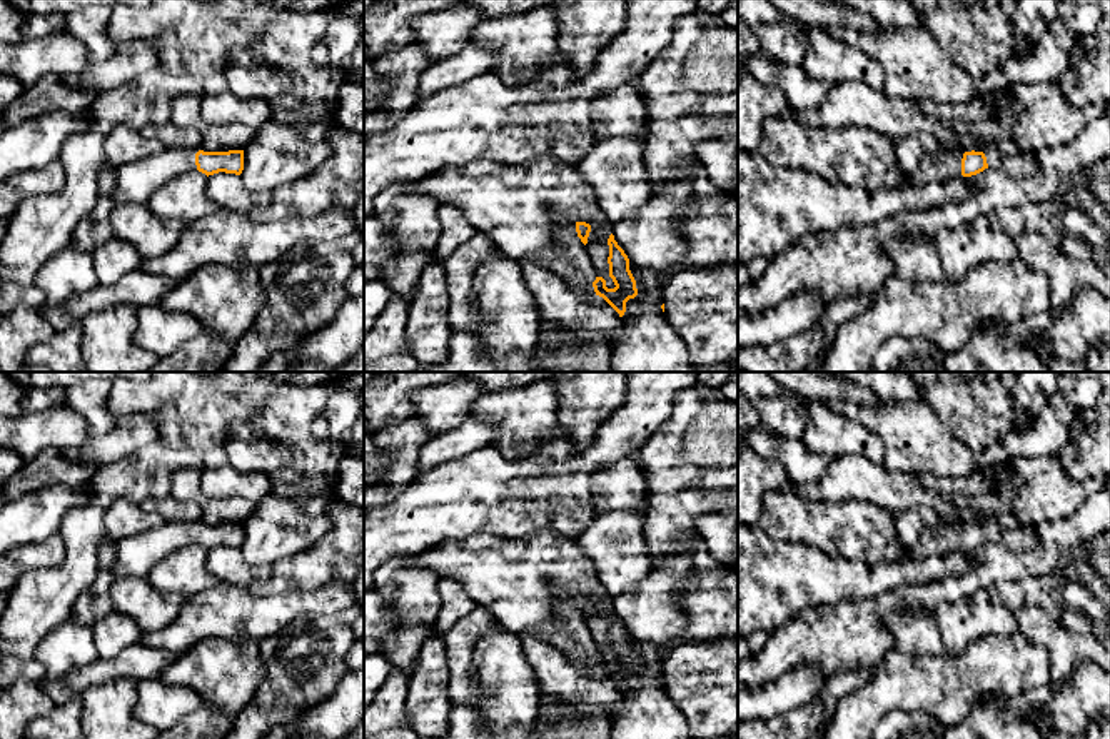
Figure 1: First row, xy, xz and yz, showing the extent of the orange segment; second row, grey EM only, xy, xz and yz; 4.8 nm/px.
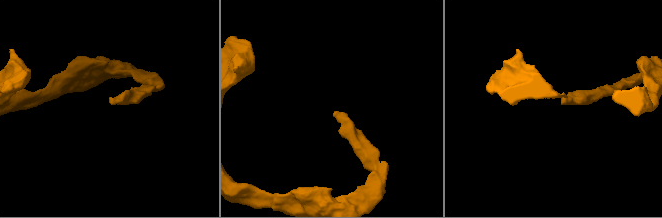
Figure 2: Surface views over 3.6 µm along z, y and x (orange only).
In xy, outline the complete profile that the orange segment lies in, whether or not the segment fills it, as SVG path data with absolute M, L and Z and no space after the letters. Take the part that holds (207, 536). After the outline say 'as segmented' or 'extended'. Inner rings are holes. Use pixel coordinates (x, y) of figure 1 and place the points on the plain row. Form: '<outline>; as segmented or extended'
M164 522L157 529L115 540L115 562L110 577L144 579L165 556L192 544L199 544L207 550L219 545L240 549L244 544L244 524L199 524L195 527L189 522Z; extended

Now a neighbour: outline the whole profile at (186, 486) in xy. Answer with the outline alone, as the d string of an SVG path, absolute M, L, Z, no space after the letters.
M182 469L174 475L170 495L180 502L195 502L204 515L204 525L245 524L255 504L240 497L210 499L200 489L200 470Z

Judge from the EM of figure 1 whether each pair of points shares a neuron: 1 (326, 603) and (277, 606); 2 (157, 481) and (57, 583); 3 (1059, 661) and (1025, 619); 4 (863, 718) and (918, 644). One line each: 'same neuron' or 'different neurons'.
1: same neuron
2: same neuron
3: same neuron
4: different neurons

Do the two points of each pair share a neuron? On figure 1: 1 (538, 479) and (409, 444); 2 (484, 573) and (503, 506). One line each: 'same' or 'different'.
1: different
2: different

